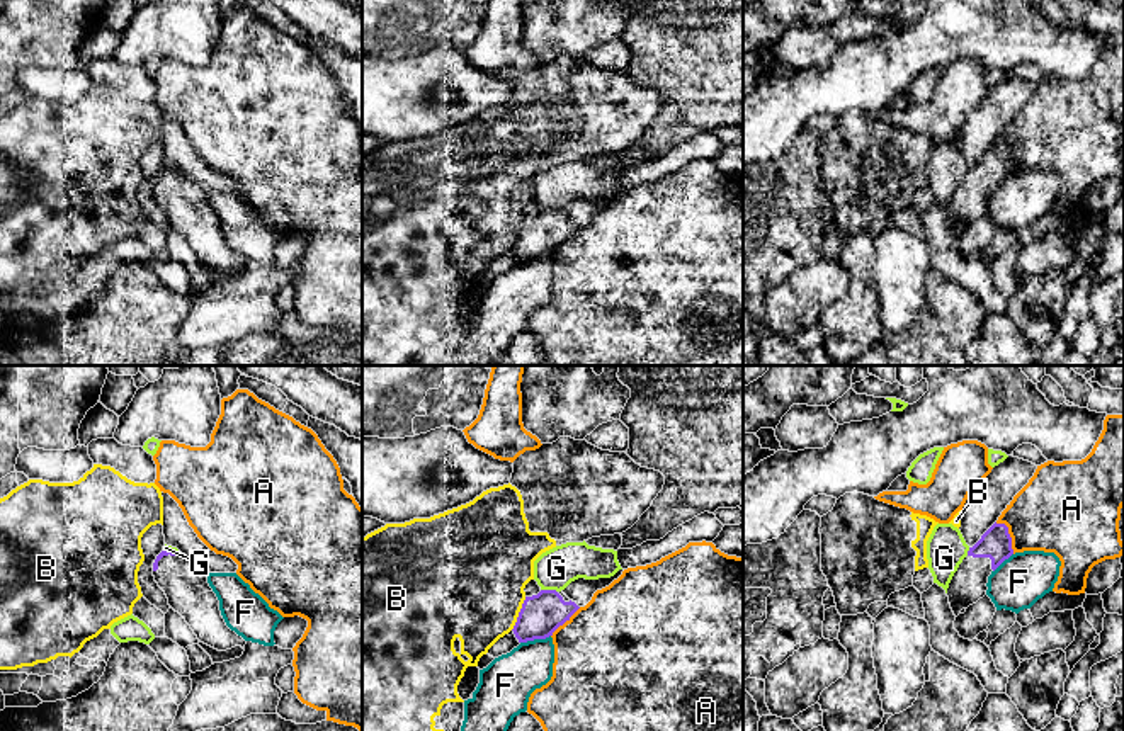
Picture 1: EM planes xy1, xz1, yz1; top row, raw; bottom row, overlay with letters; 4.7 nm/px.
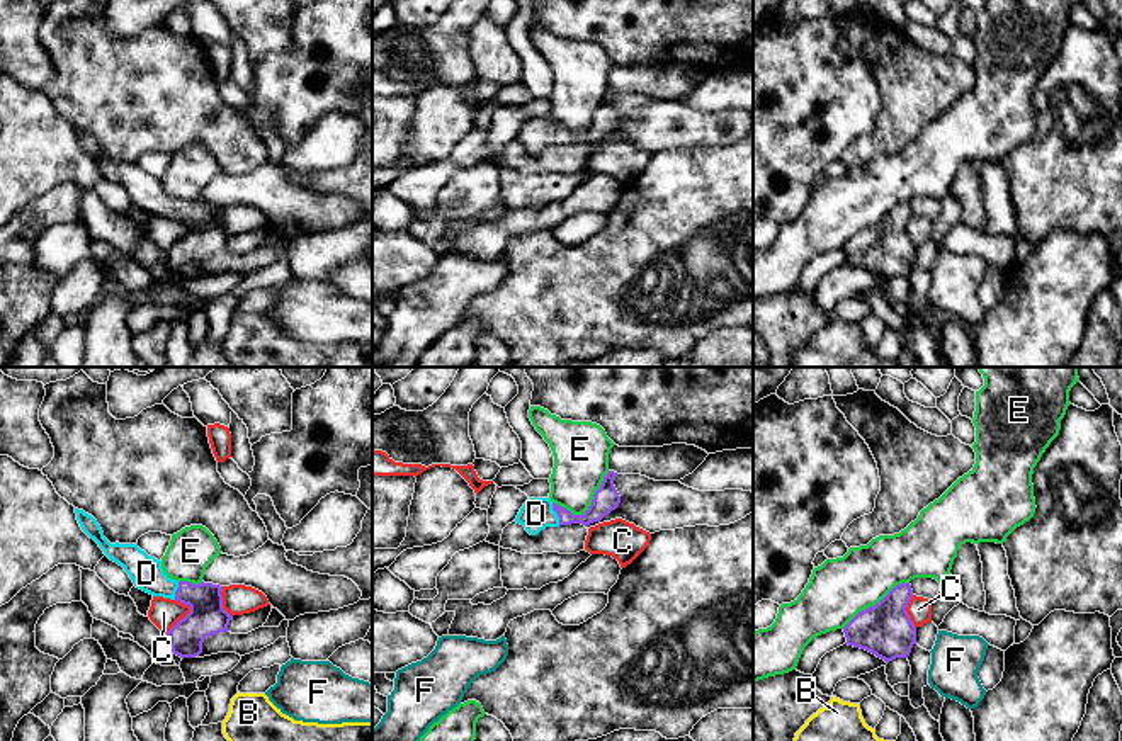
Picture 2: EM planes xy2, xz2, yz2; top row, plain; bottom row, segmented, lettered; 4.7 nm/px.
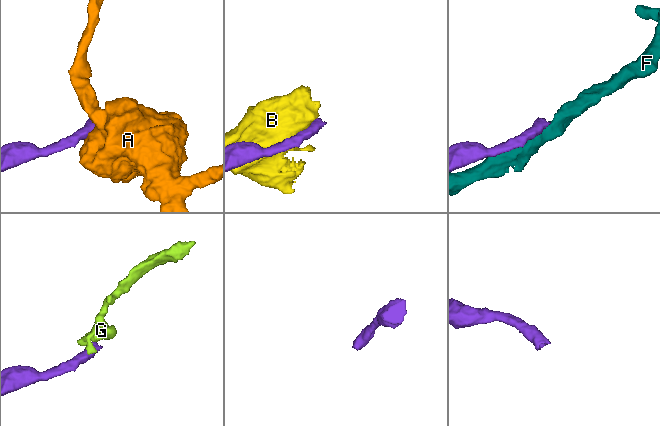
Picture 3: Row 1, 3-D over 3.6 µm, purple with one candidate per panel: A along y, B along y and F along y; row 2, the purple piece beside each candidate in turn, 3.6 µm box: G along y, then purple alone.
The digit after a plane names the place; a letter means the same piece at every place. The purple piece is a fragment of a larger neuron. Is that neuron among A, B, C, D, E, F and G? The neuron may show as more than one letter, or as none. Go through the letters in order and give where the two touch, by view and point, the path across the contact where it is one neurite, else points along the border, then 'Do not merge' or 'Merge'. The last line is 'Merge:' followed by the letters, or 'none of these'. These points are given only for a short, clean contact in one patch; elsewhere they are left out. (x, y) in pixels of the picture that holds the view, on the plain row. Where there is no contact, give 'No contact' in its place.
A: Touches purple at yz1 (1009, 153). Boundary: yz1 (995, 141), (1002, 141), (1007, 147), (1014, 172). Do not merge
B: Touches purple at xz1 (519, 233). Do not merge
C: Touches purple at xy2 (181, 238). Boundary: xy2 (187, 223), (189, 230), (165, 252). Do not merge
D: Touches purple at xz2 (556, 131). Path across: xz2 (606, 118), (585, 138), (556, 131), (536, 133). Merge
E: Touches purple at xz2 (589, 126). Do not merge
F: Touches purple at xz1 (534, 257). Boundary: xz1 (550, 254), (521, 262). Do not merge
G: Touches purple at xz1 (550, 209). Boundary: xz1 (541, 208), (553, 208), (556, 211). Do not merge
Merge: D

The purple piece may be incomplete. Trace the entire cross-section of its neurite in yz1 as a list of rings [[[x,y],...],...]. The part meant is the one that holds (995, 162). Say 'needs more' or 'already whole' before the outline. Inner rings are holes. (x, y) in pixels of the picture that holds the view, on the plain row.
needs more; [[[993,143],[981,158],[969,167],[968,175],[954,192],[947,216],[954,235],[986,214],[988,196],[1010,175],[1012,156],[1005,143]]]

